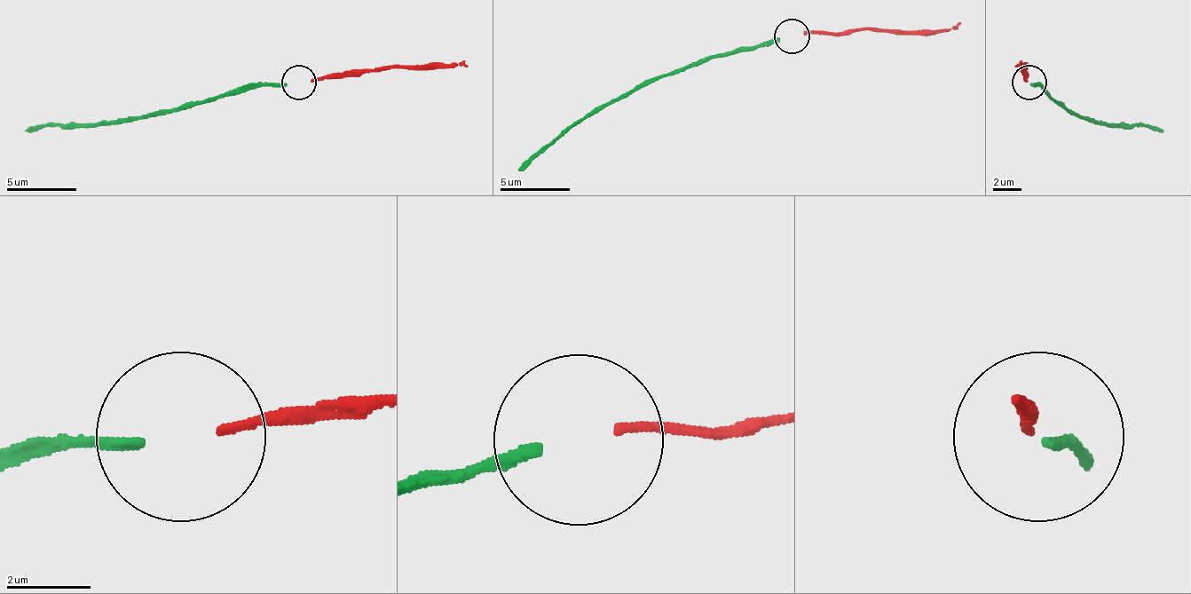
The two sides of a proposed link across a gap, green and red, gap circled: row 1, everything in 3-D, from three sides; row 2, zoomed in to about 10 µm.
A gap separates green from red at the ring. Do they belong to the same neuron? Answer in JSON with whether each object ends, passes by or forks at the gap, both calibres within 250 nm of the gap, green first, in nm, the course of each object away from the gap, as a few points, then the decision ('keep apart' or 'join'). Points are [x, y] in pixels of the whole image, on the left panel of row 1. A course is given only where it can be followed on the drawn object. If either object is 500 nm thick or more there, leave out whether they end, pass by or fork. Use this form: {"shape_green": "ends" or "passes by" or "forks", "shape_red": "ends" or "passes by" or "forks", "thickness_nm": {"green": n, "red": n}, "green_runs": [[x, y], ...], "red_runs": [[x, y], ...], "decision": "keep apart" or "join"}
{"shape_green": "ends", "shape_red": "ends", "thickness_nm": {"green": 280, "red": 200}, "green_runs": [[287, 83], [224, 93], [152, 114], [26, 131]], "red_runs": [[311, 83], [371, 68], [469, 65]], "decision": "join"}

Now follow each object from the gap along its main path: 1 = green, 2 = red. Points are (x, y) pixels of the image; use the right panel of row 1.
1: (1031, 83), (1073, 114), (1115, 124), (1163, 131)
2: (1028, 83), (1021, 68), (1024, 65), (1014, 65)

